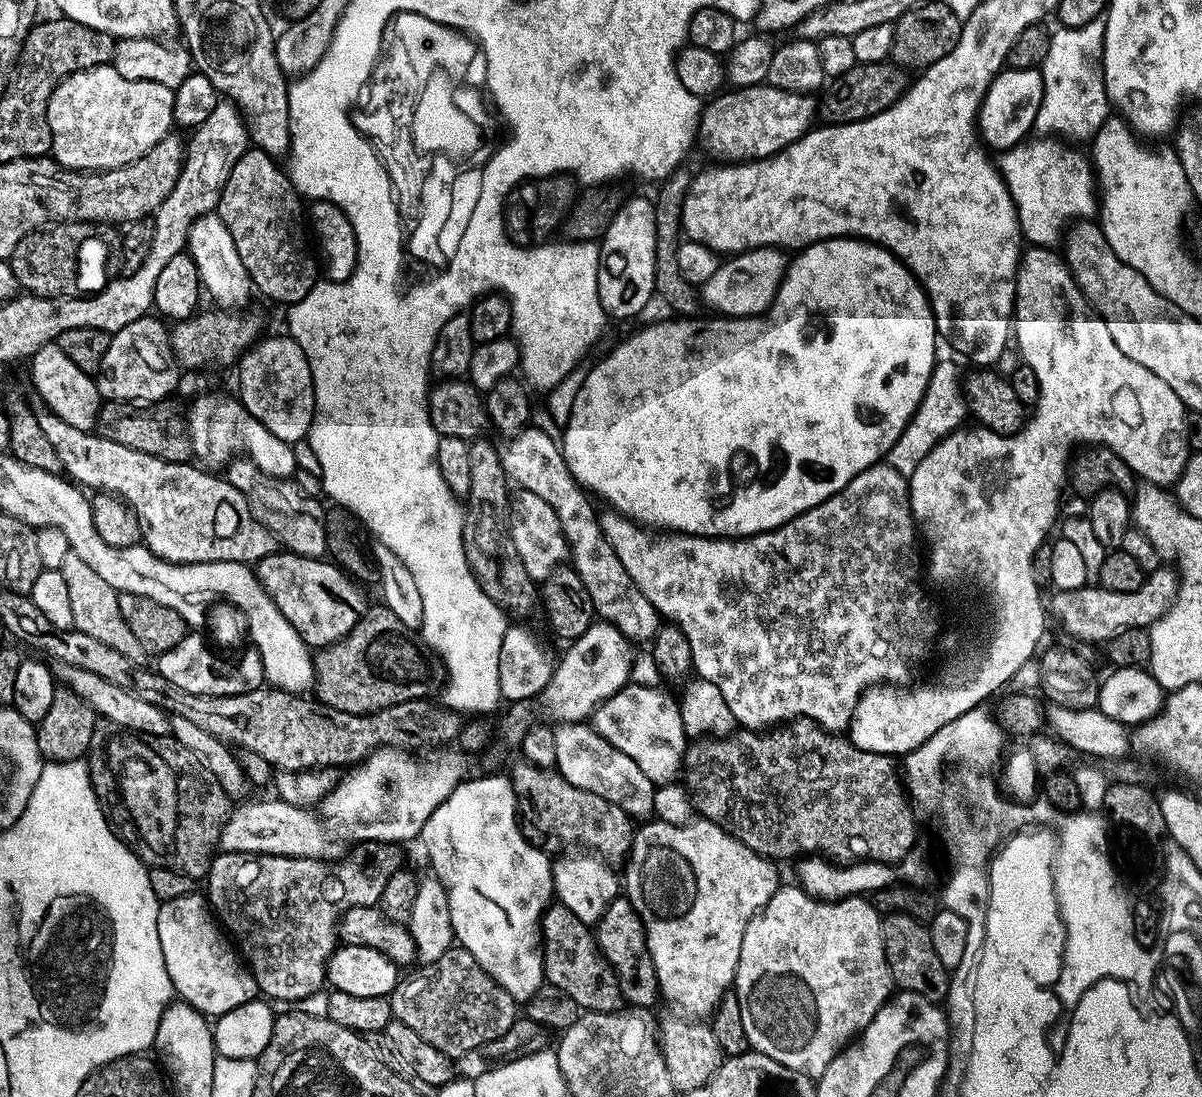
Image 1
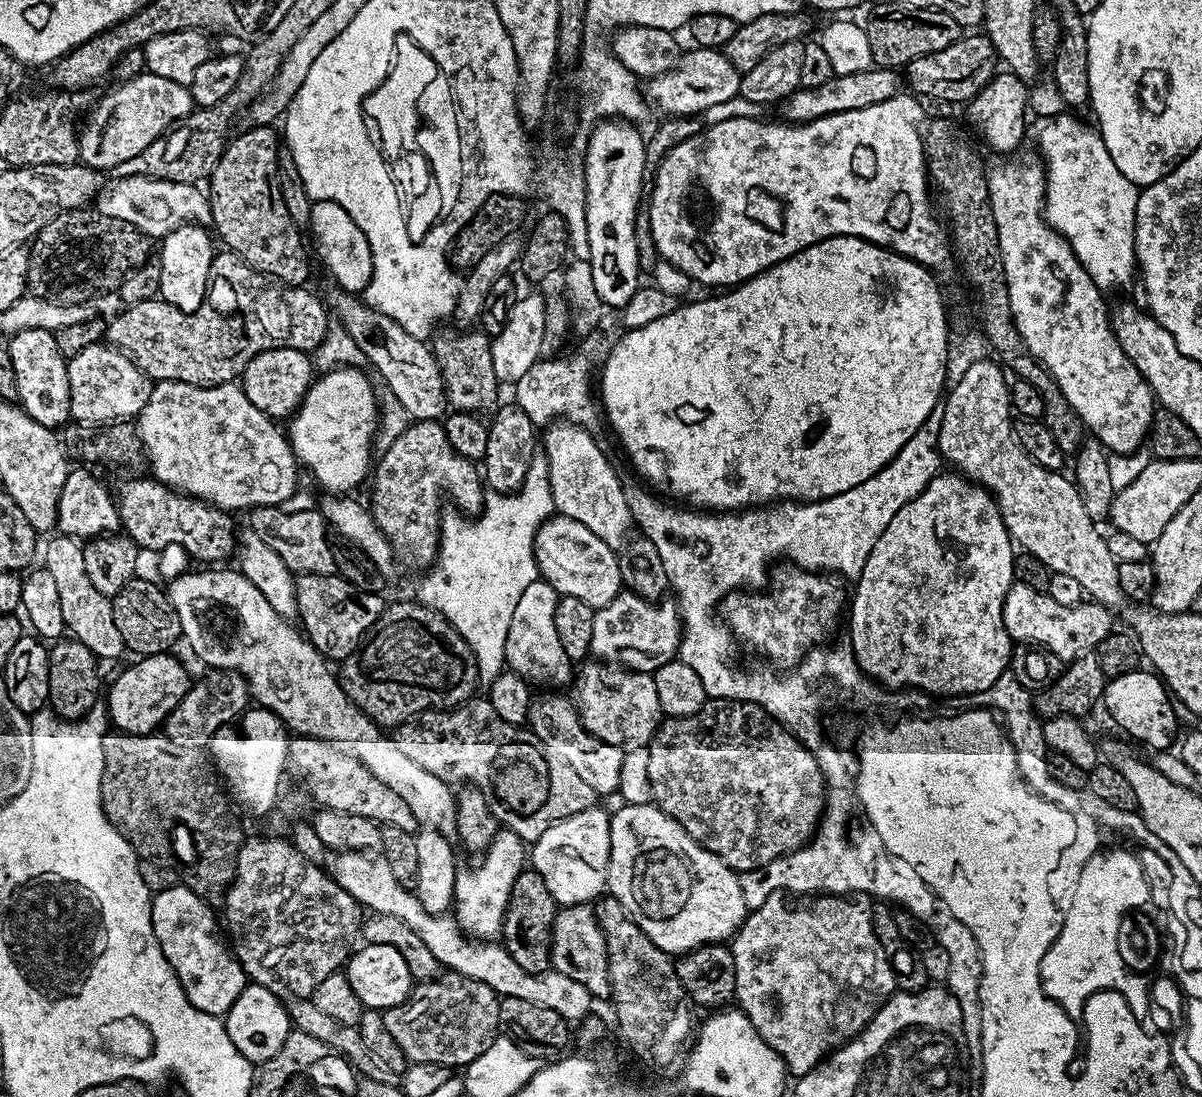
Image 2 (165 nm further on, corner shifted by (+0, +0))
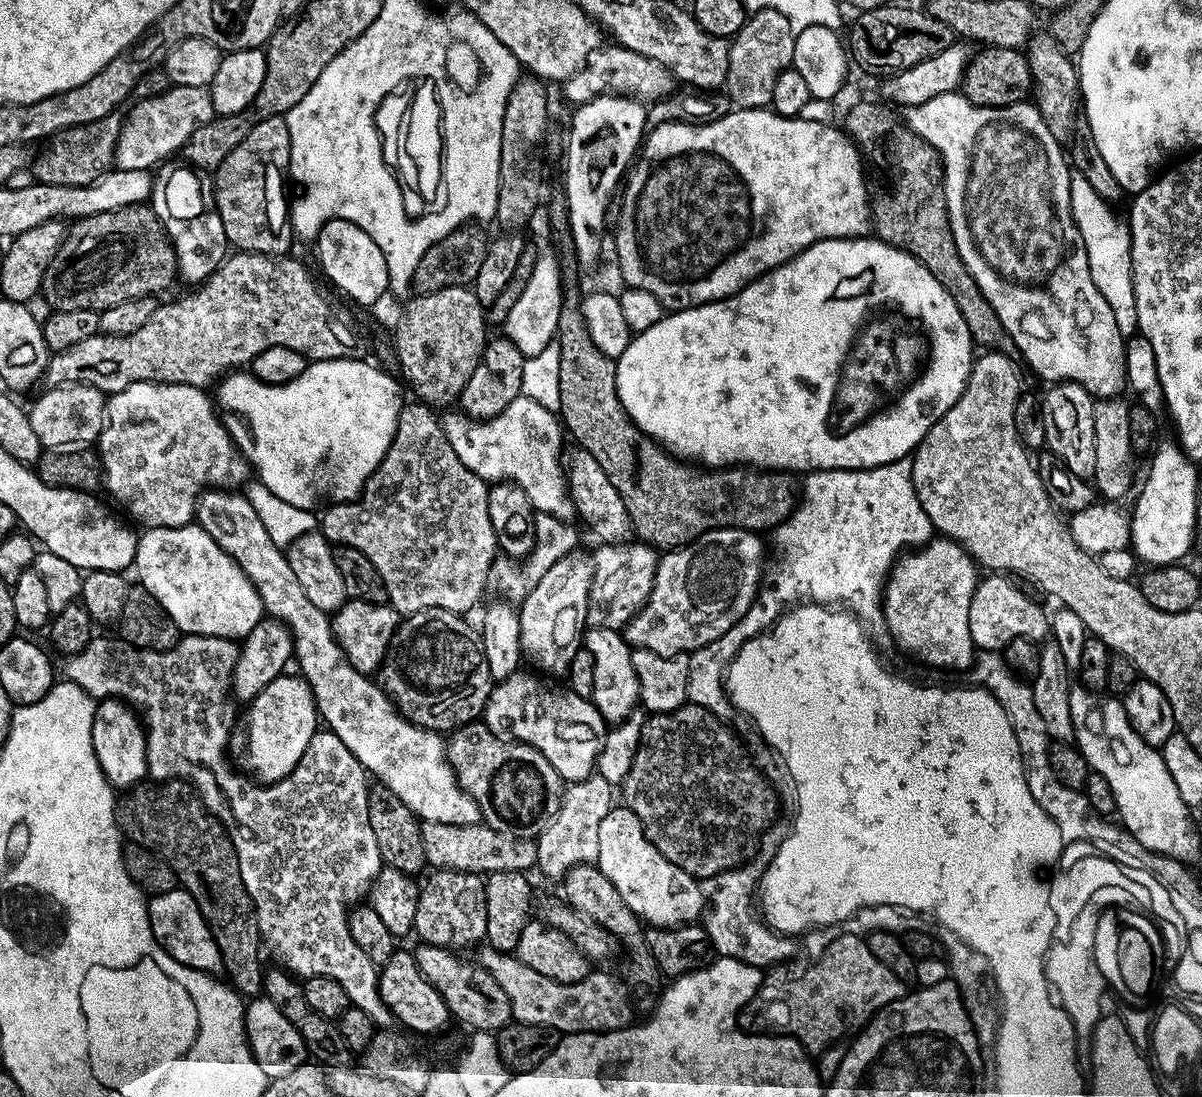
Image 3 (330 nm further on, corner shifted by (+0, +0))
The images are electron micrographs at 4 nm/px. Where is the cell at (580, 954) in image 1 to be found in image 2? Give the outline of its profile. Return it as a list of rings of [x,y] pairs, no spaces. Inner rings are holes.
[[[535,870],[521,871],[512,887],[512,896],[508,899],[502,945],[510,958],[514,958],[518,966],[522,966],[522,970],[535,976],[539,972],[549,971],[552,963],[552,927],[557,911],[556,899],[550,894],[550,890],[546,890],[546,882],[542,882],[540,875]]]

